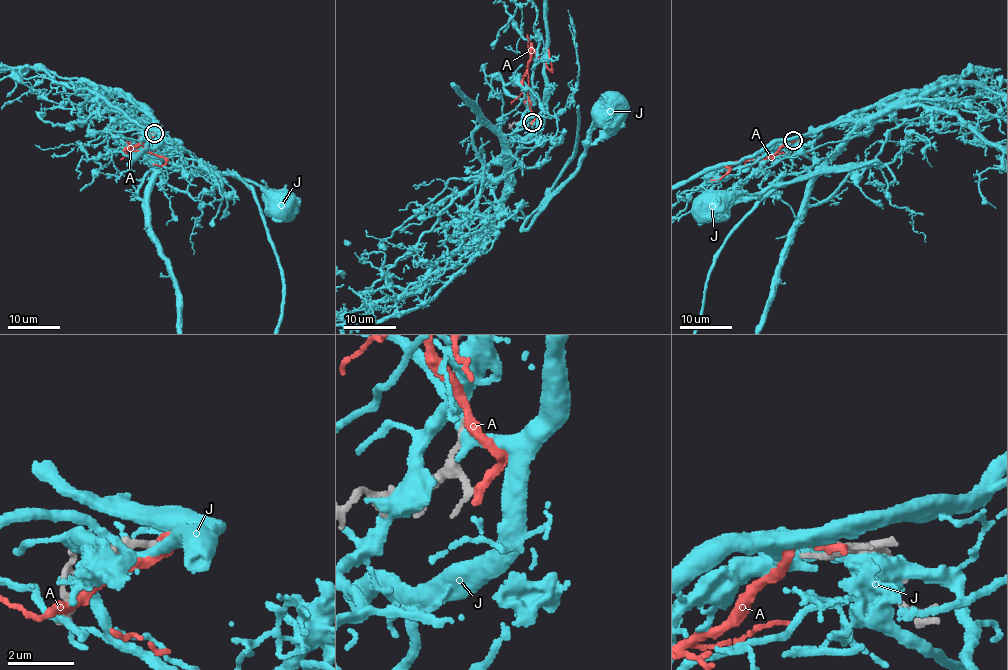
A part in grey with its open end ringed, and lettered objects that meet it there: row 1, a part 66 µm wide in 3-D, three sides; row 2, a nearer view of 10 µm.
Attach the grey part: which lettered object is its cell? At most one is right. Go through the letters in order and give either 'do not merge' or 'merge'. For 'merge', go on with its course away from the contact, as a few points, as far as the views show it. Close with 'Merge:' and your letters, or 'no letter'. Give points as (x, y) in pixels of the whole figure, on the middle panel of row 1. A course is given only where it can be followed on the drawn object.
A: do not merge
J: do not merge
Merge: no letter

